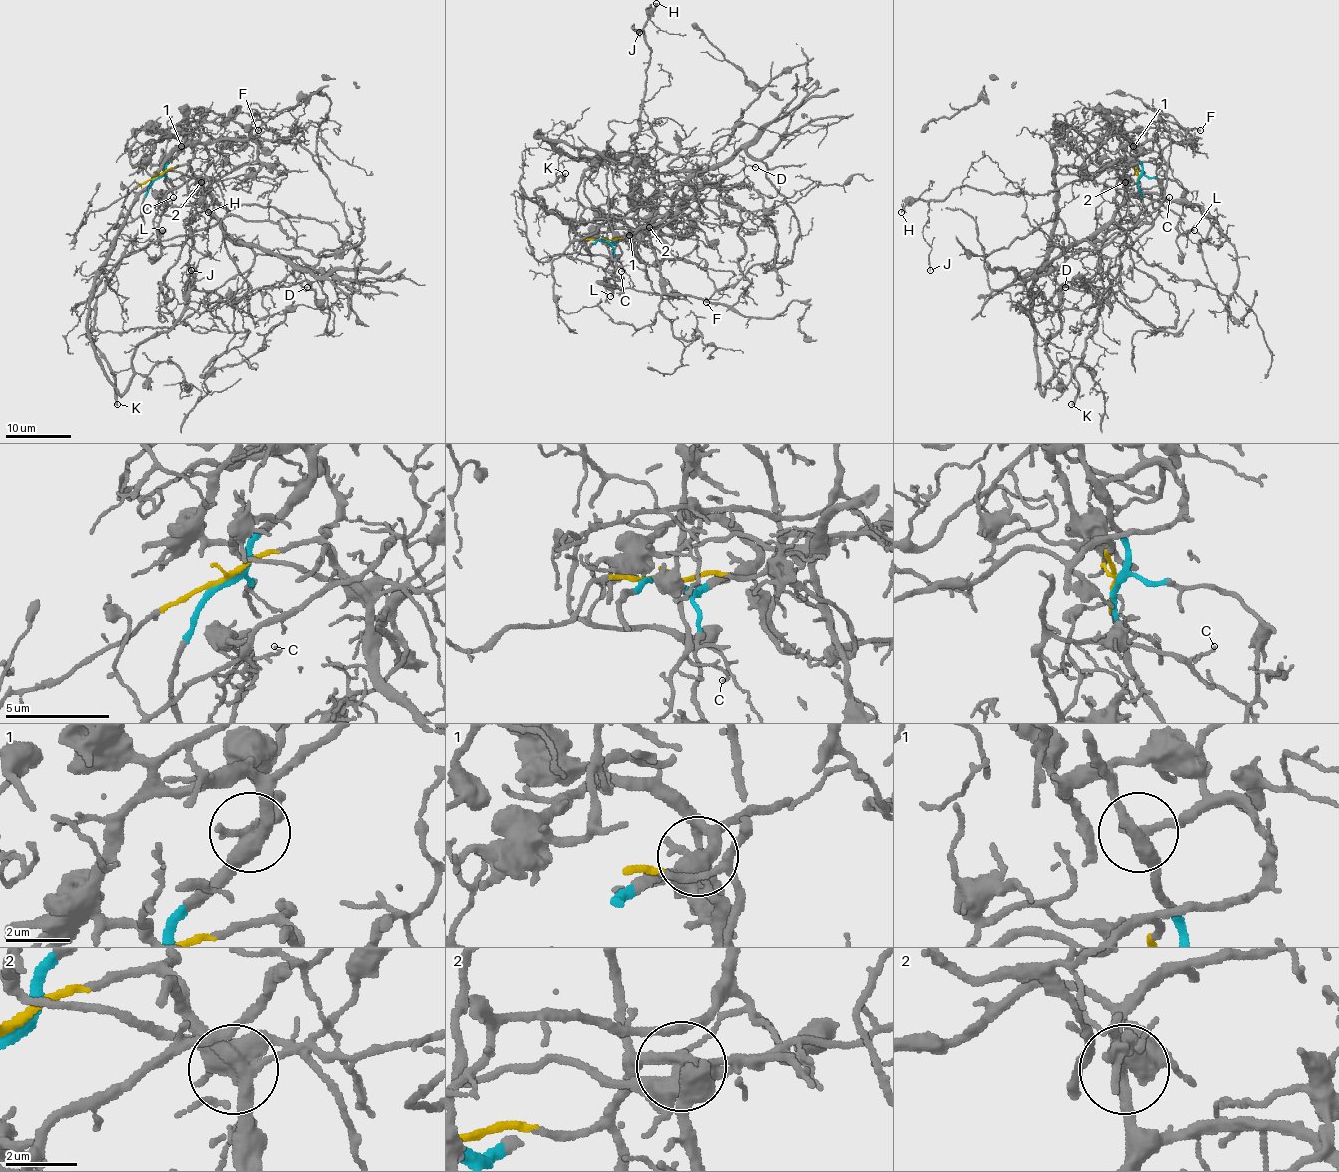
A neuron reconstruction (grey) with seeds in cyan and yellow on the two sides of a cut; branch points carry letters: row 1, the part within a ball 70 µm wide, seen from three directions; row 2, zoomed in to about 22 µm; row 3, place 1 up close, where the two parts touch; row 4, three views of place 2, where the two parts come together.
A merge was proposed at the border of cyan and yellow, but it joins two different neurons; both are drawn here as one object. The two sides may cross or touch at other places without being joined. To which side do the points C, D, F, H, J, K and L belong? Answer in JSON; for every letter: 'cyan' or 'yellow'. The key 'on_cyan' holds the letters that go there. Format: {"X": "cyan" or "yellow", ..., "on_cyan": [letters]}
{"C": "cyan", "D": "cyan", "F": "yellow", "H": "yellow", "J": "yellow", "K": "cyan", "L": "cyan", "on_cyan": ["C", "D", "K", "L"]}

